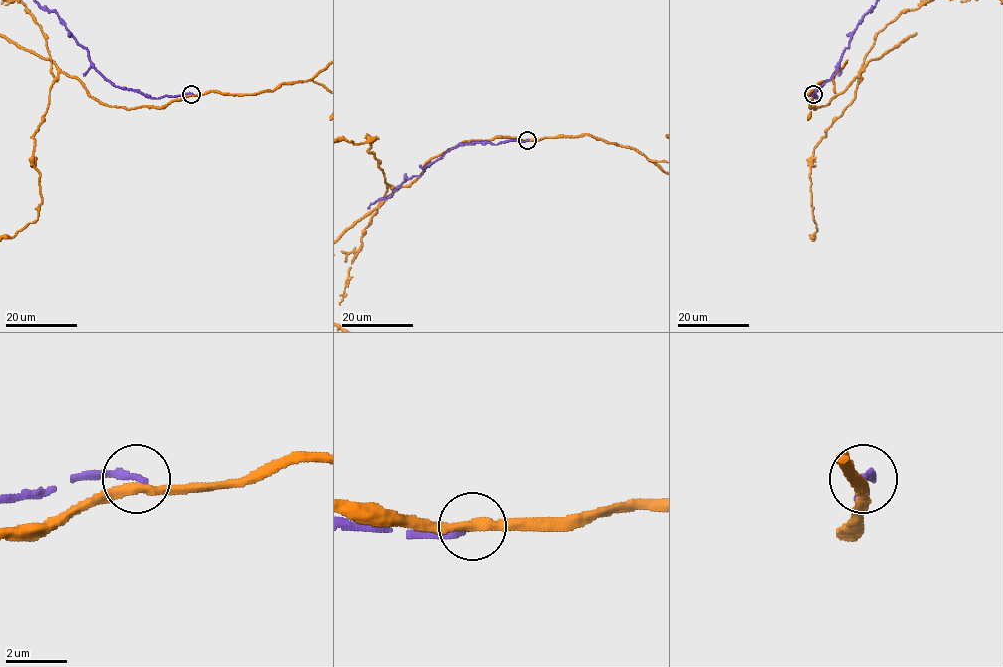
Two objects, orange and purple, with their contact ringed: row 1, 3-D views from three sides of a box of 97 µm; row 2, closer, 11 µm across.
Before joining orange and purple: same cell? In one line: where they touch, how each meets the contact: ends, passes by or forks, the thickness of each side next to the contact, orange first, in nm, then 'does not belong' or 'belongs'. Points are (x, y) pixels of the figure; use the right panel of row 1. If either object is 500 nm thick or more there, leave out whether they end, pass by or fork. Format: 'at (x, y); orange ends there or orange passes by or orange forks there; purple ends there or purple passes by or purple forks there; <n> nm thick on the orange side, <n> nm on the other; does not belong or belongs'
at (813, 94); orange passes by; purple ends there; 300 nm thick on the orange side, 240 nm on the other; does not belong

